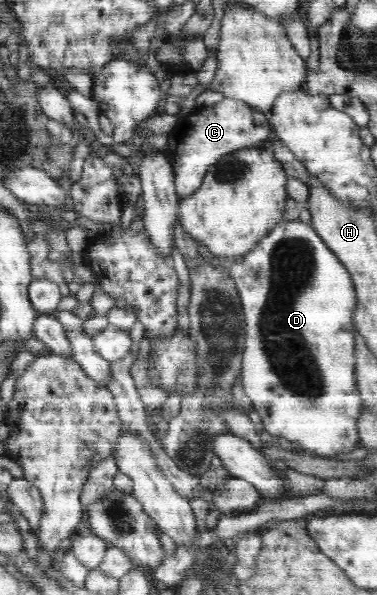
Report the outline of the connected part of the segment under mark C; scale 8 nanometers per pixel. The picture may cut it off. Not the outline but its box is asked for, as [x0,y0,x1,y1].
[165,98,273,200]

